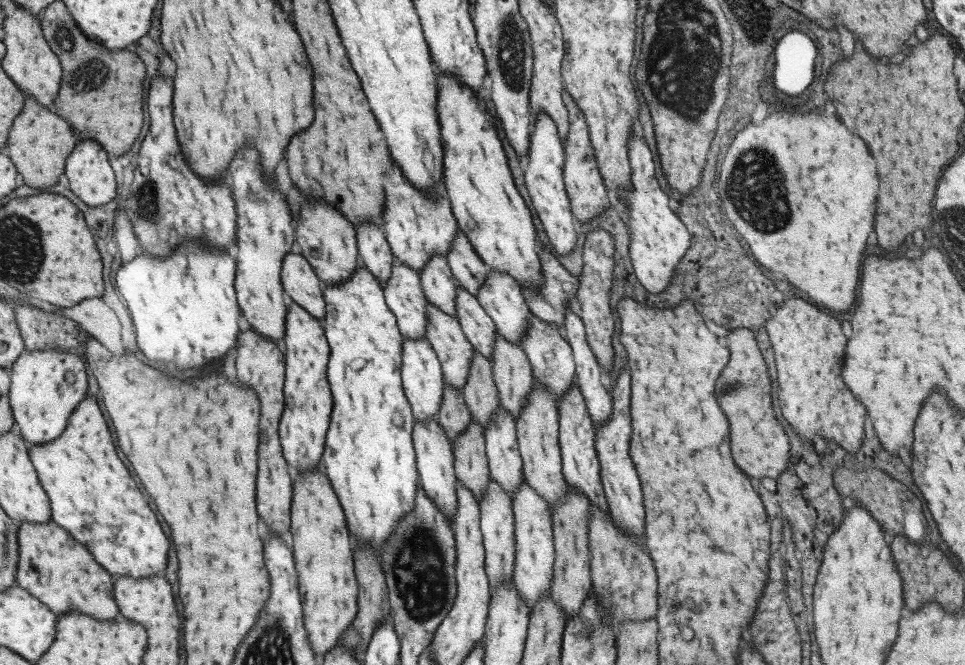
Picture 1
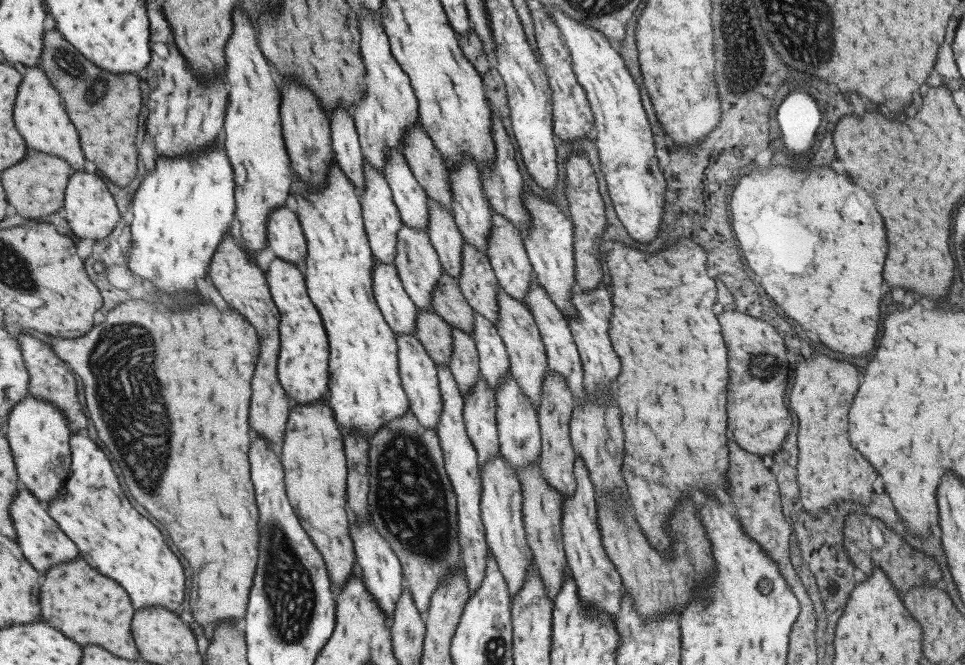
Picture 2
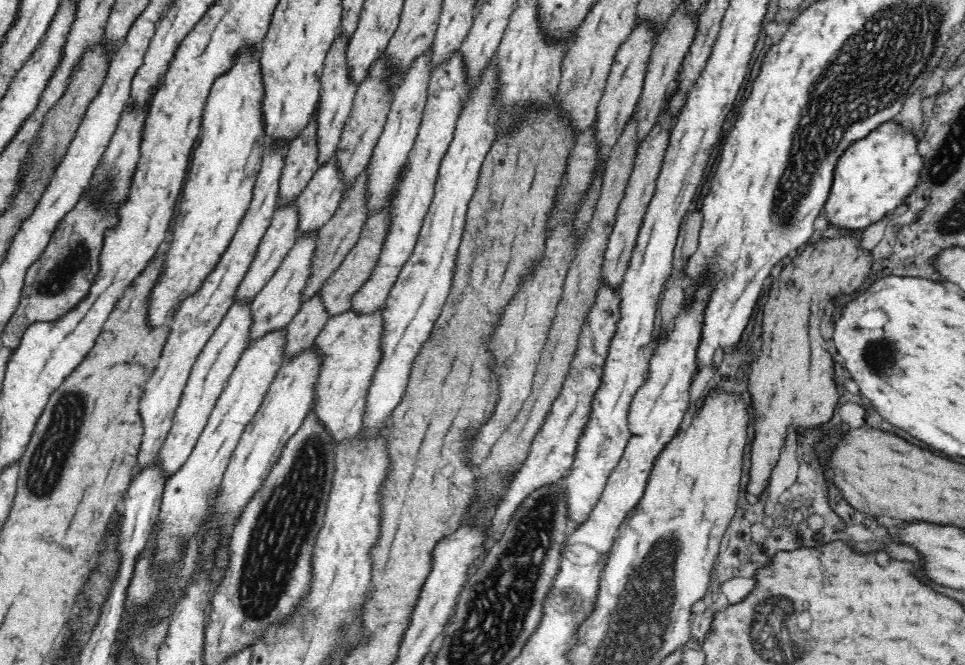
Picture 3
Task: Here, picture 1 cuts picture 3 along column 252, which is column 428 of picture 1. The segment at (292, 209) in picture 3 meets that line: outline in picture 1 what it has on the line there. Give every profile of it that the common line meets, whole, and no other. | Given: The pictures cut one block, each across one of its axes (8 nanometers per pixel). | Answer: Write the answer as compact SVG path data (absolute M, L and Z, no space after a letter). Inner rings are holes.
M431 255L419 275L424 298L439 310L456 318L454 298L457 282L448 267L446 257Z

